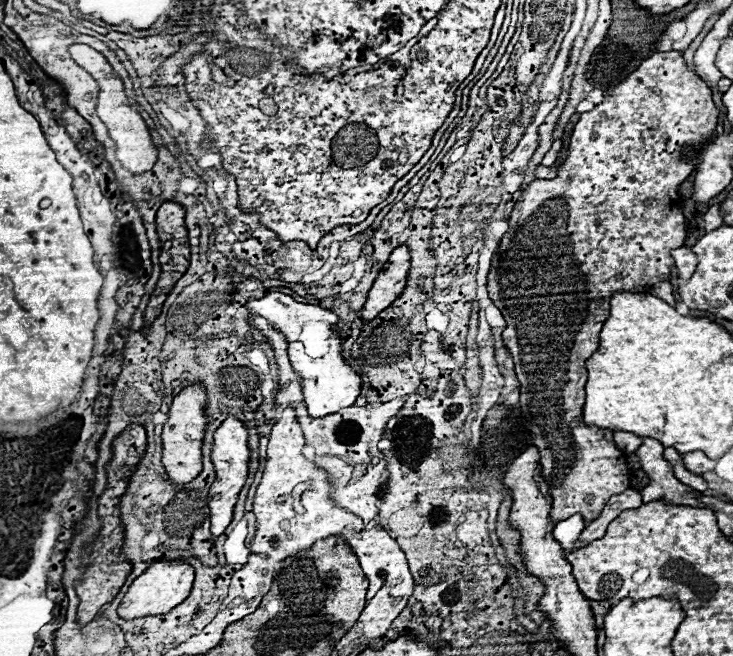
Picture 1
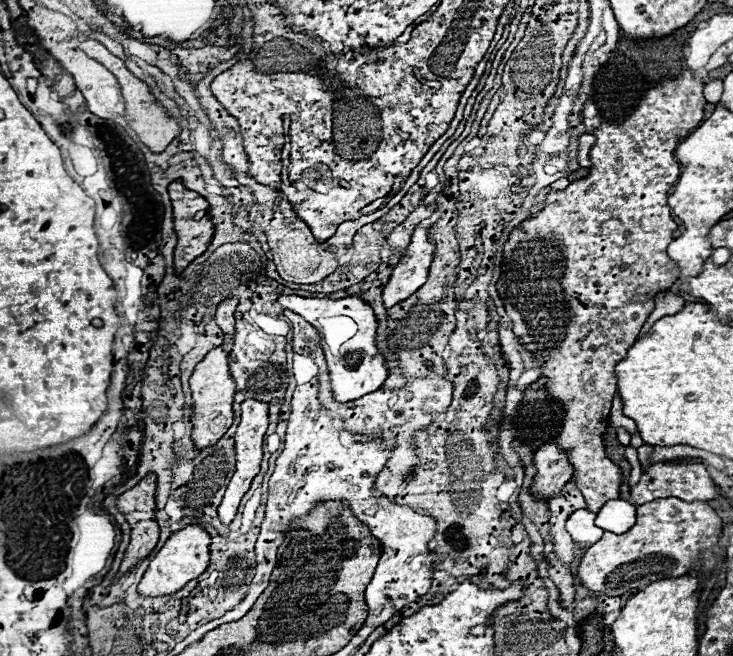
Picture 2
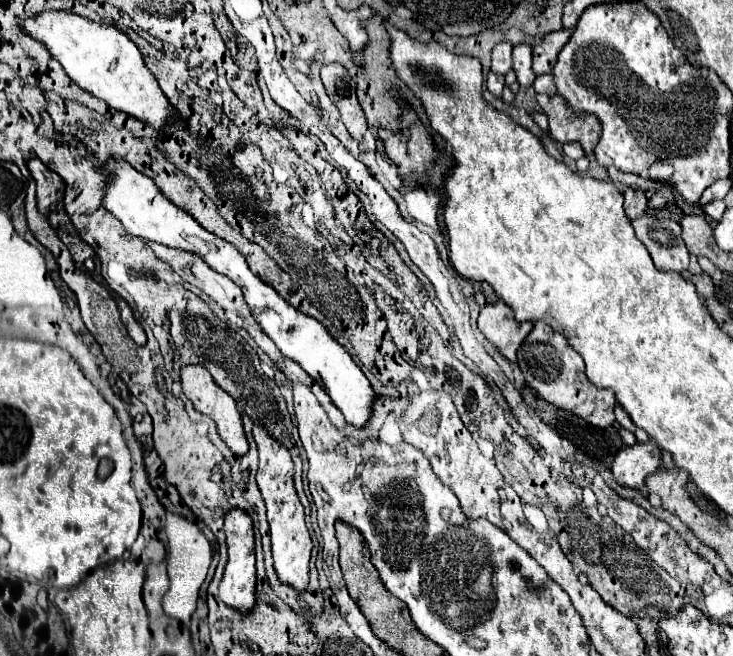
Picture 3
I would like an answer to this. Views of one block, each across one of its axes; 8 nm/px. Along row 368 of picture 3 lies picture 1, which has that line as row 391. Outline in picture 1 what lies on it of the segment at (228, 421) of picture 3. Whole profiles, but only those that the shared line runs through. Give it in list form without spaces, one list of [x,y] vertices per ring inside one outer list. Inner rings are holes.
[[[194,382],[186,386],[172,402],[170,406],[170,418],[164,424],[162,432],[162,444],[164,444],[164,454],[162,454],[162,464],[168,472],[168,478],[174,484],[188,484],[200,474],[202,470],[202,442],[204,442],[204,432],[206,432],[206,406],[208,406],[208,396],[206,388],[202,382]]]

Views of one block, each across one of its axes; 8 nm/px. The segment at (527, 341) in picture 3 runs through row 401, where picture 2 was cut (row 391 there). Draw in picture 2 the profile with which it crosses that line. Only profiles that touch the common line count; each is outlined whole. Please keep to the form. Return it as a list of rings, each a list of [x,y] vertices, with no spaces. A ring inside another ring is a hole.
[[[682,70],[678,76],[674,78],[662,78],[658,84],[650,86],[646,90],[646,94],[642,96],[642,100],[638,102],[638,106],[634,108],[634,112],[622,122],[622,124],[608,124],[608,122],[602,122],[592,134],[596,136],[596,142],[592,144],[590,148],[590,160],[592,160],[592,166],[588,168],[588,176],[586,178],[580,178],[580,180],[574,180],[570,182],[568,188],[564,190],[550,190],[546,194],[546,200],[544,200],[544,208],[542,212],[530,216],[528,220],[524,220],[522,224],[518,224],[510,236],[508,236],[508,242],[504,244],[504,250],[502,250],[502,274],[500,274],[500,280],[496,282],[496,290],[500,294],[500,298],[504,300],[504,308],[506,308],[506,314],[510,316],[512,320],[512,332],[520,338],[520,344],[534,354],[534,358],[538,360],[538,366],[542,370],[542,376],[548,380],[546,382],[546,394],[552,396],[554,400],[560,402],[562,406],[562,412],[564,412],[564,422],[562,422],[562,430],[560,430],[560,436],[554,440],[554,444],[566,452],[568,456],[568,462],[574,466],[574,474],[572,474],[572,480],[576,482],[578,490],[582,492],[586,504],[588,504],[588,510],[598,514],[600,508],[608,502],[608,500],[616,500],[620,498],[620,486],[622,486],[622,472],[620,468],[610,460],[606,458],[606,452],[604,452],[604,442],[602,442],[602,434],[606,432],[608,428],[608,418],[610,418],[610,406],[612,406],[612,398],[616,394],[616,374],[614,374],[614,366],[616,362],[620,362],[620,358],[624,358],[624,354],[628,352],[628,346],[632,340],[636,340],[640,328],[644,326],[644,322],[648,320],[650,312],[654,310],[654,296],[662,290],[668,290],[676,278],[678,278],[678,268],[676,268],[676,262],[672,262],[672,258],[668,258],[666,254],[666,248],[668,244],[674,240],[674,230],[678,228],[676,222],[672,220],[670,216],[670,208],[666,204],[666,198],[668,198],[668,192],[670,188],[678,182],[678,176],[680,176],[680,164],[676,162],[672,150],[674,146],[678,144],[678,140],[682,136],[688,136],[700,122],[702,122],[702,110],[706,106],[706,100],[704,100],[704,82],[694,78],[692,70]]]

